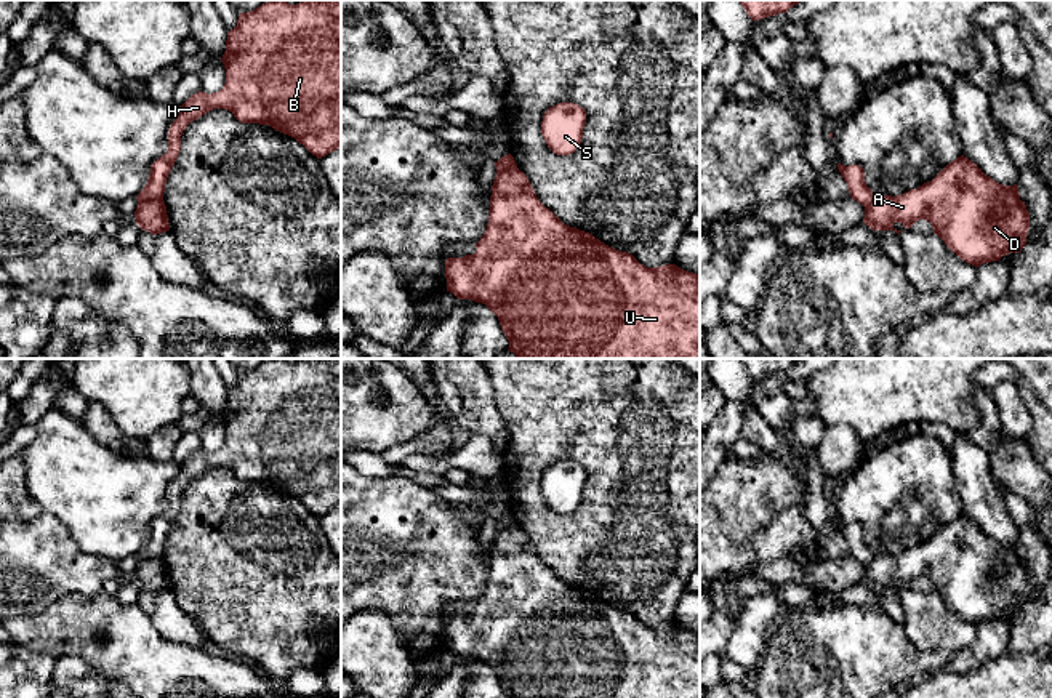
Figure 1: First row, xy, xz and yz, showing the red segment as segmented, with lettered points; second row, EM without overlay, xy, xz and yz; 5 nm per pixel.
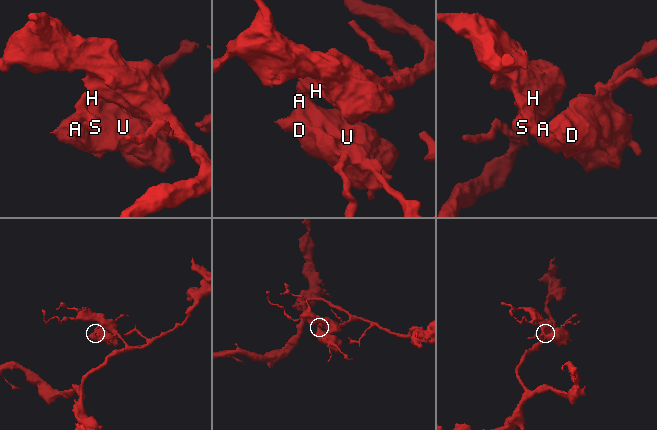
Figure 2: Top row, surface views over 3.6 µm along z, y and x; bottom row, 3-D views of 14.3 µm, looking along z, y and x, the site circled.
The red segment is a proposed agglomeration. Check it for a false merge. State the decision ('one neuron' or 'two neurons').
two neurons

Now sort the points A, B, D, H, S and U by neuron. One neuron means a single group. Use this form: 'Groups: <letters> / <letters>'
Groups: A D U / B H S

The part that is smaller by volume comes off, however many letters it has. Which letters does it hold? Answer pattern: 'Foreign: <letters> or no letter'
Foreign: A, D, U

